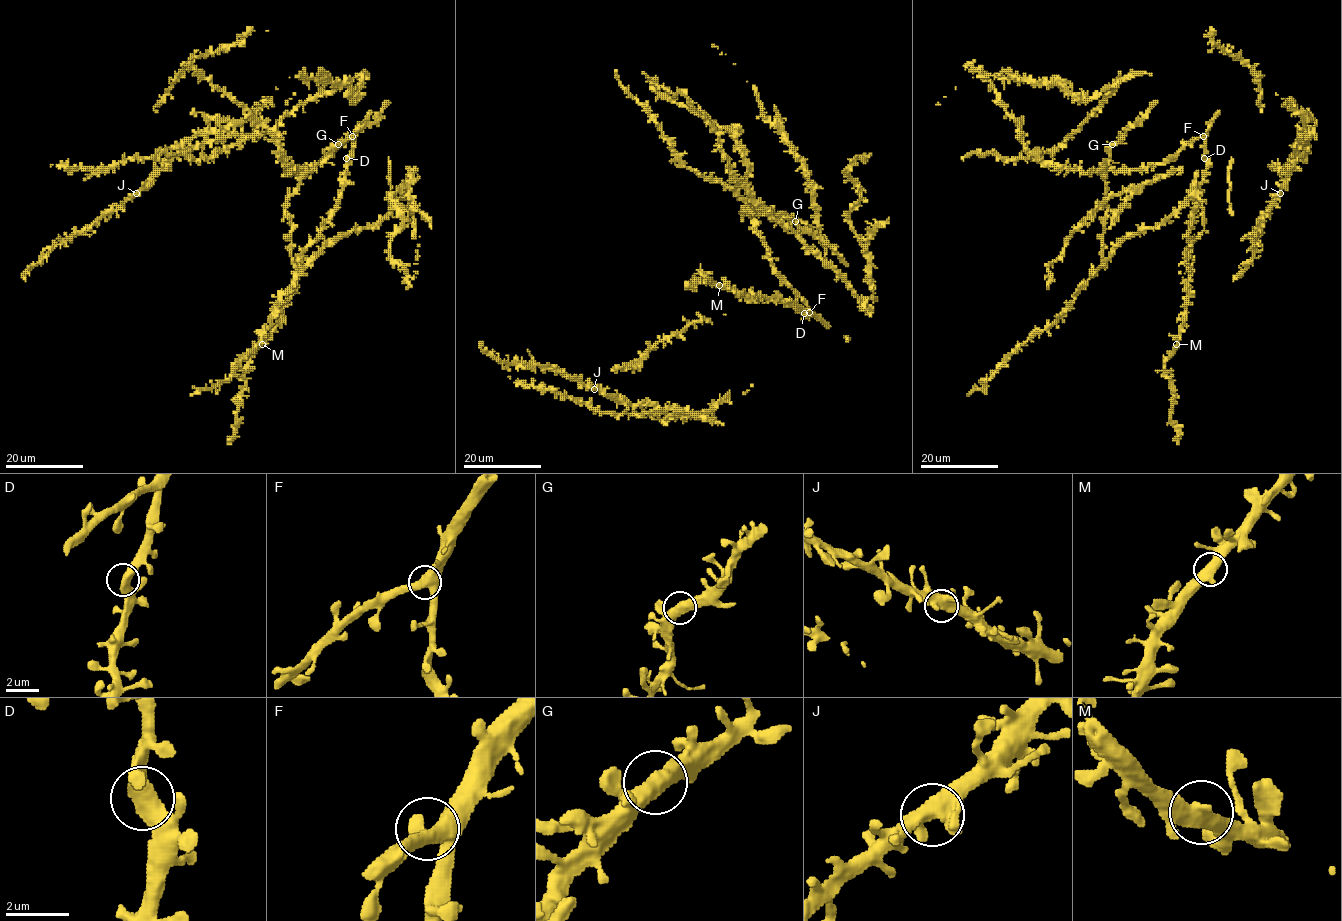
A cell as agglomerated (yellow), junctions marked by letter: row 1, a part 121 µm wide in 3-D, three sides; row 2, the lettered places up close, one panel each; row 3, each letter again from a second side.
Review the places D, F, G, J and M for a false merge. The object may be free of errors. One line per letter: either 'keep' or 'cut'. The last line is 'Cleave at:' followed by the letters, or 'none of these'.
D: keep
F: keep
G: keep
J: keep
M: keep
Cleave at: none of these

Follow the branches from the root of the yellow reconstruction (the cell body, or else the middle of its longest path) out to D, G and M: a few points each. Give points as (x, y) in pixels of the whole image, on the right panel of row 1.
D: (1129, 169), (1166, 164), (1191, 142), (1203, 137), (1204, 158)
G: (1129, 169), (1102, 173), (1112, 144)
M: (1129, 169), (1166, 164), (1191, 142), (1204, 138), (1205, 170), (1189, 231), (1189, 298), (1176, 344)

